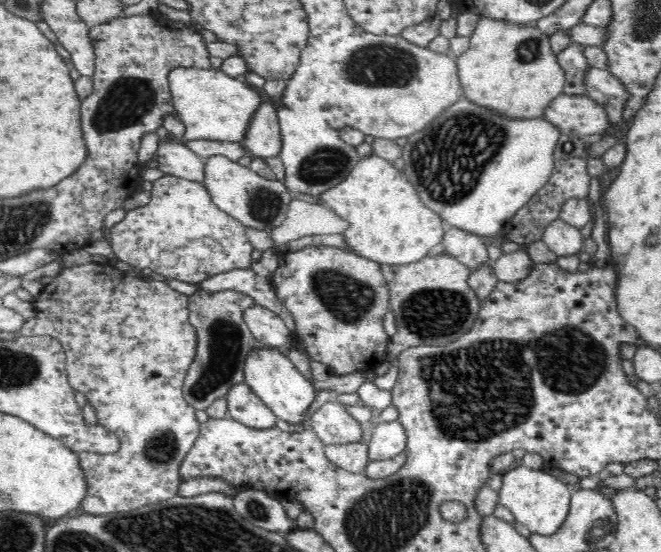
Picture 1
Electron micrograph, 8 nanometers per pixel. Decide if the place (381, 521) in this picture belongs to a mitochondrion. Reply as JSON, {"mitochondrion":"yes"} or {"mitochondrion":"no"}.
{"mitochondrion":"yes"}

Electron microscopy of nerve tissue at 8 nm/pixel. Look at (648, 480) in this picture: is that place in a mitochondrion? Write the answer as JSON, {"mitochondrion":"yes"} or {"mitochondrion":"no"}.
{"mitochondrion":"no"}

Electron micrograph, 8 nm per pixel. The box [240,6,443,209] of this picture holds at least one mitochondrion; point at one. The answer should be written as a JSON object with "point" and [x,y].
{"point":[377,63]}

